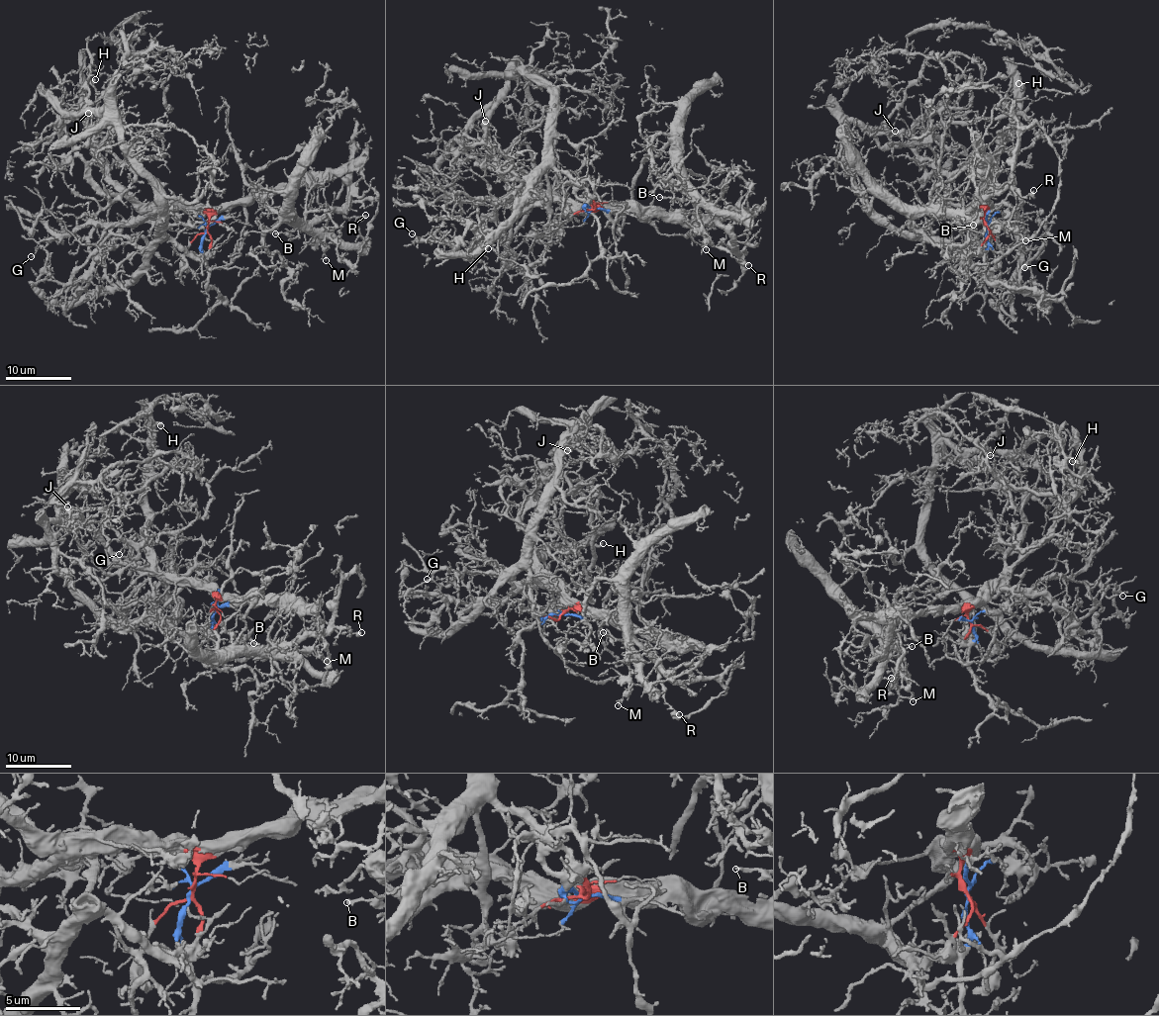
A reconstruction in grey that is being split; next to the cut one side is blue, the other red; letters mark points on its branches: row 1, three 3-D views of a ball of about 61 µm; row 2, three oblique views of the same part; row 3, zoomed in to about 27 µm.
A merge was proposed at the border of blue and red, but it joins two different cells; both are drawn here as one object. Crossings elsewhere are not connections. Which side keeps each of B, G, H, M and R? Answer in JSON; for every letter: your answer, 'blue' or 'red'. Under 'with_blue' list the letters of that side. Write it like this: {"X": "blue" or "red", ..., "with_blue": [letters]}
{"B": "red", "G": "red", "H": "red", "M": "red", "R": "red", "with_blue": []}

